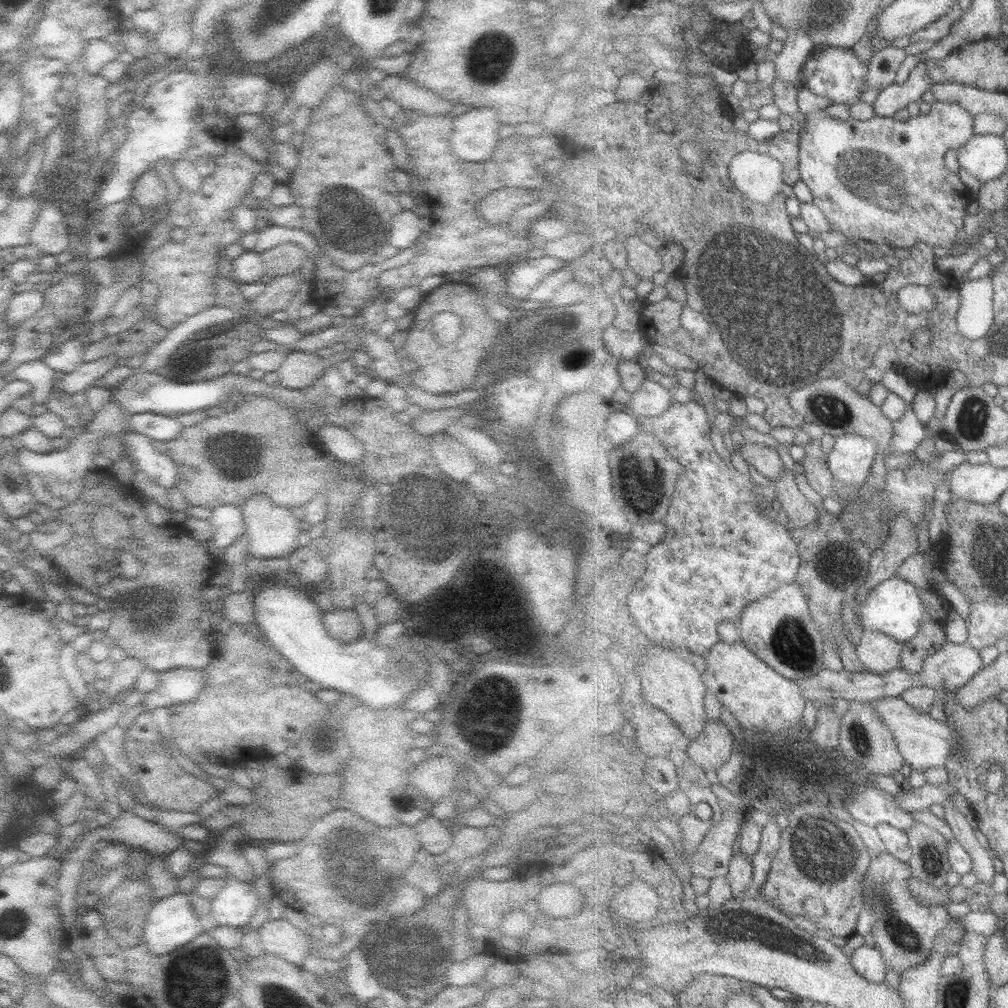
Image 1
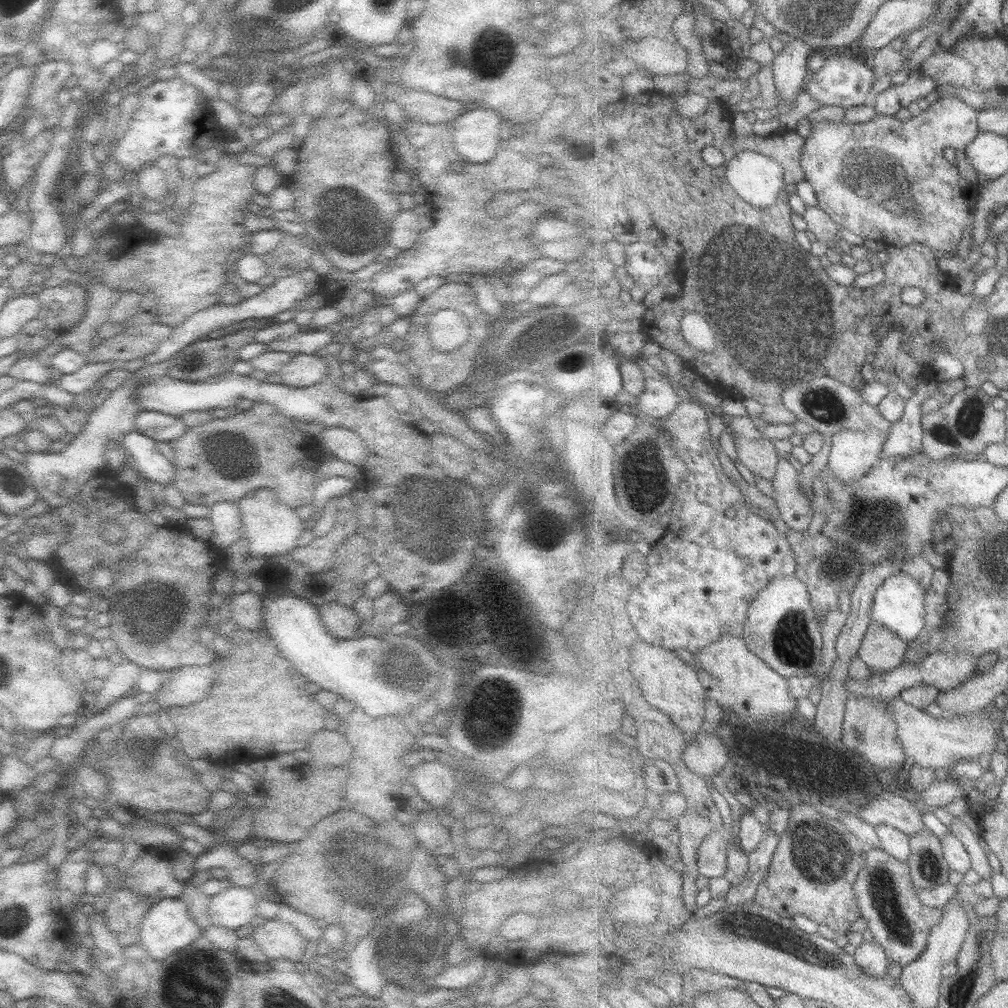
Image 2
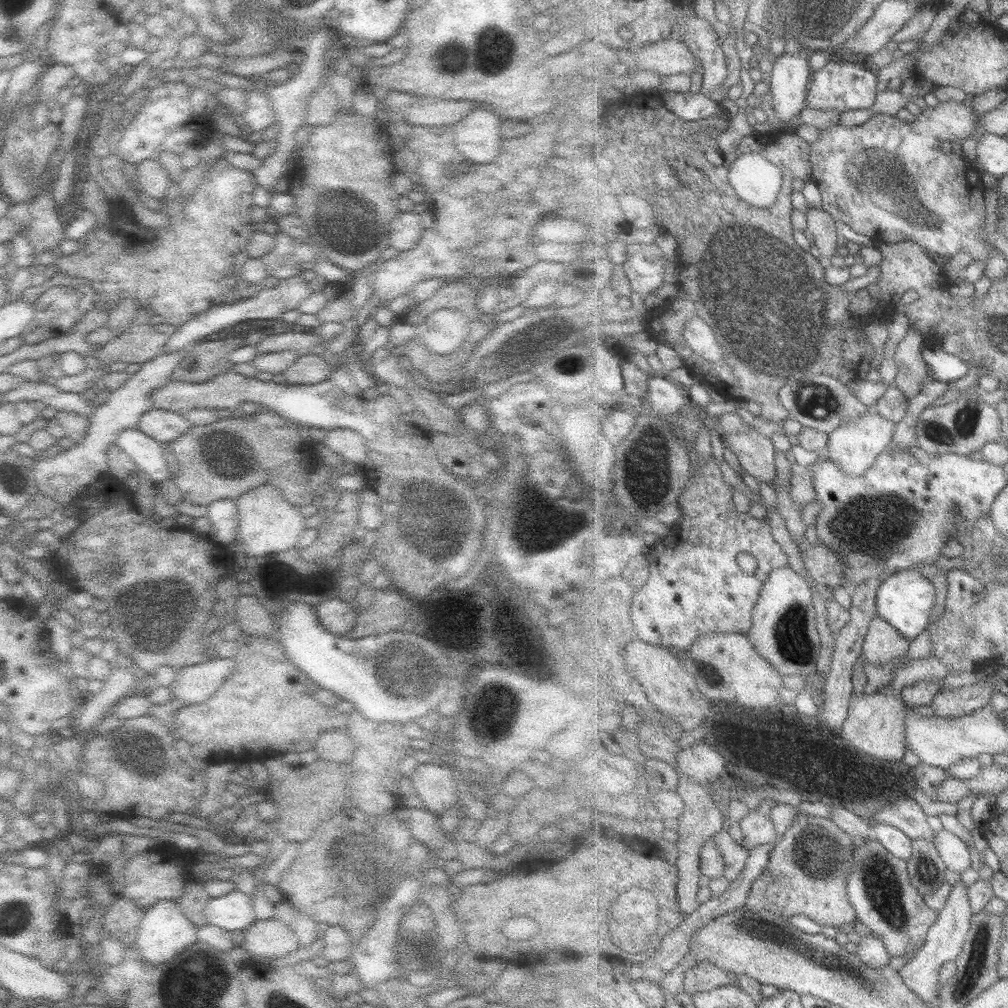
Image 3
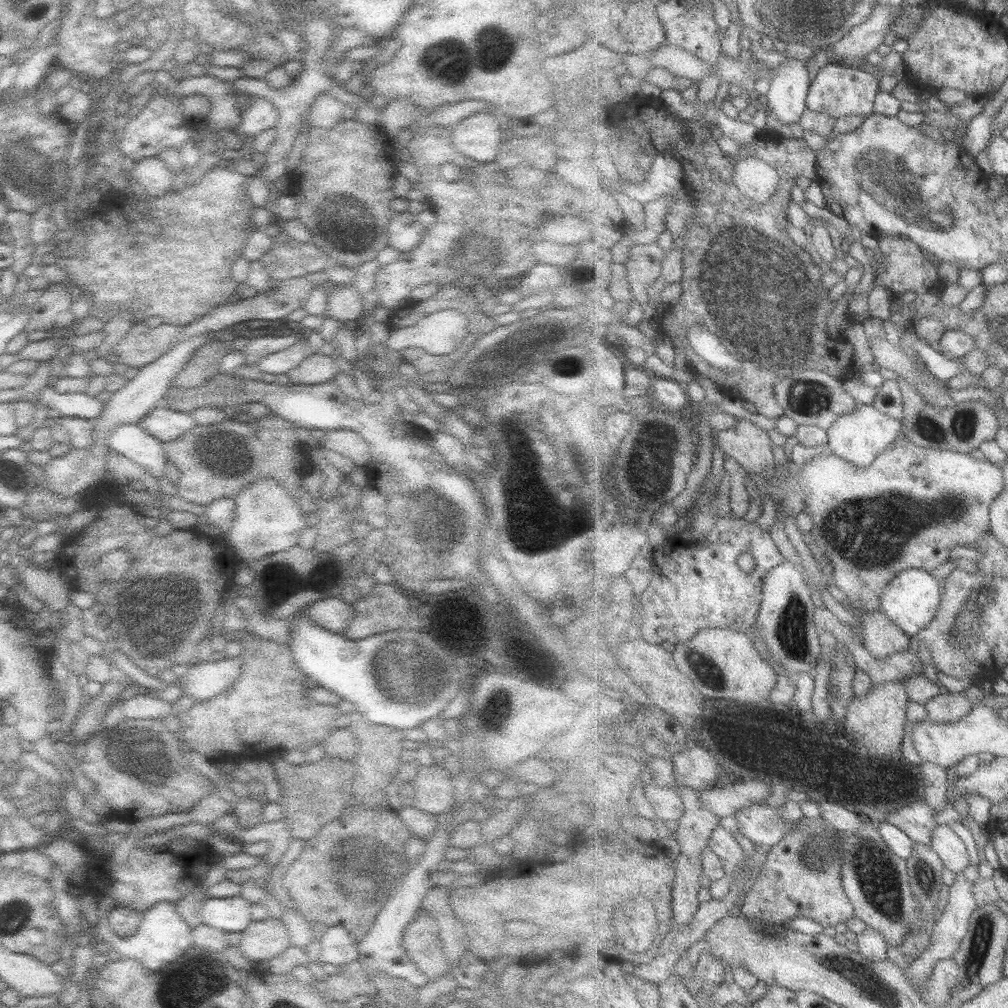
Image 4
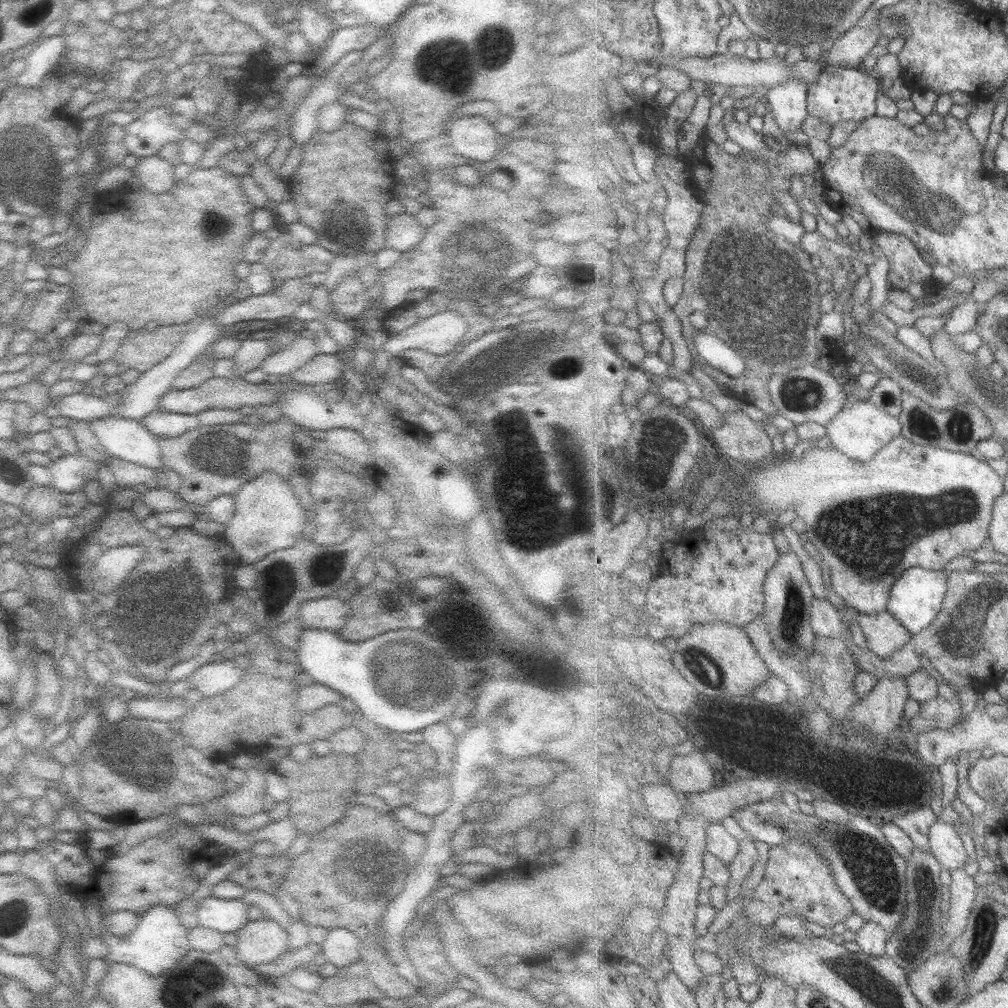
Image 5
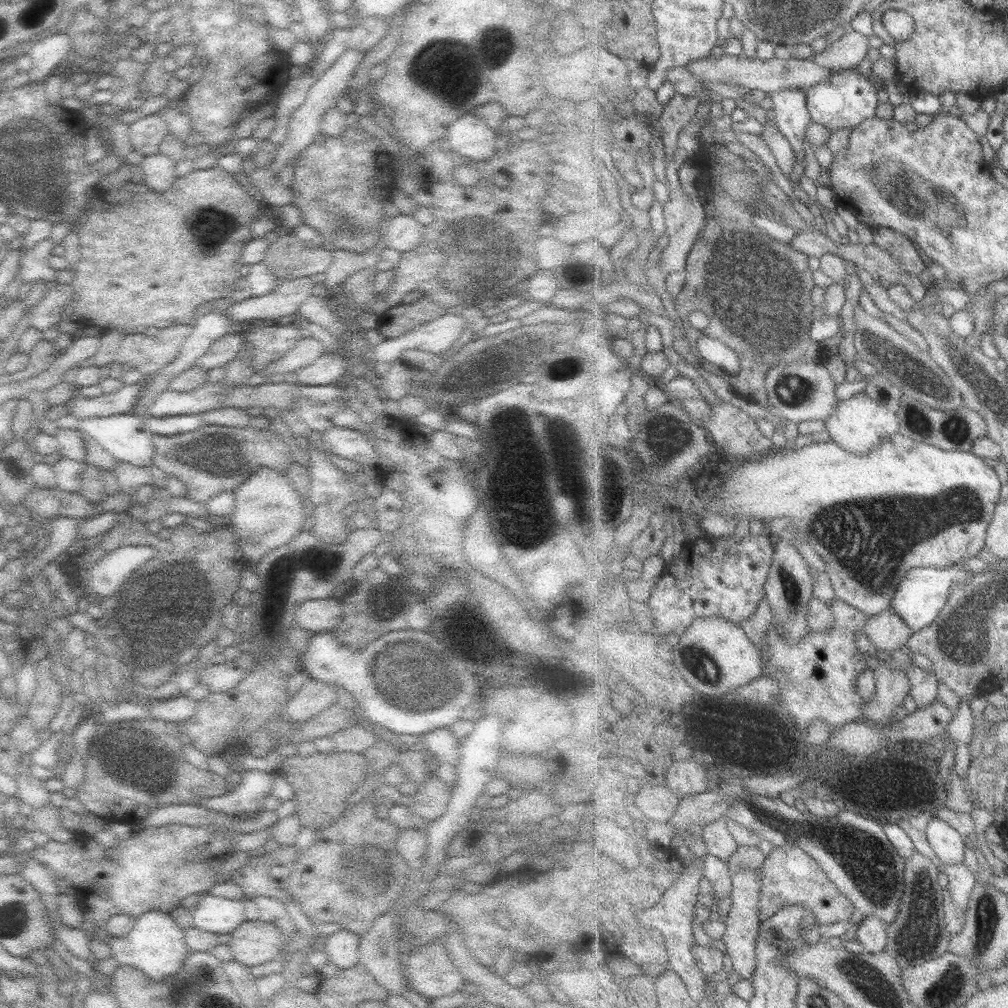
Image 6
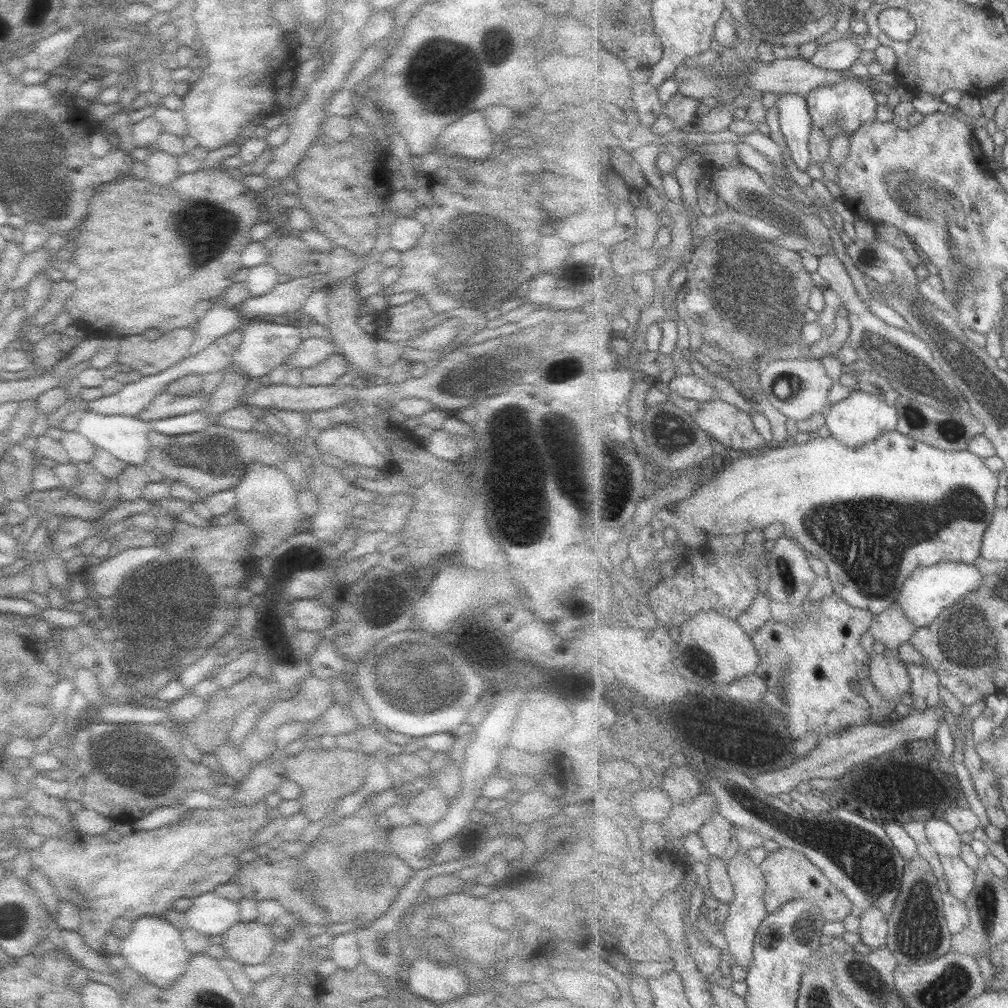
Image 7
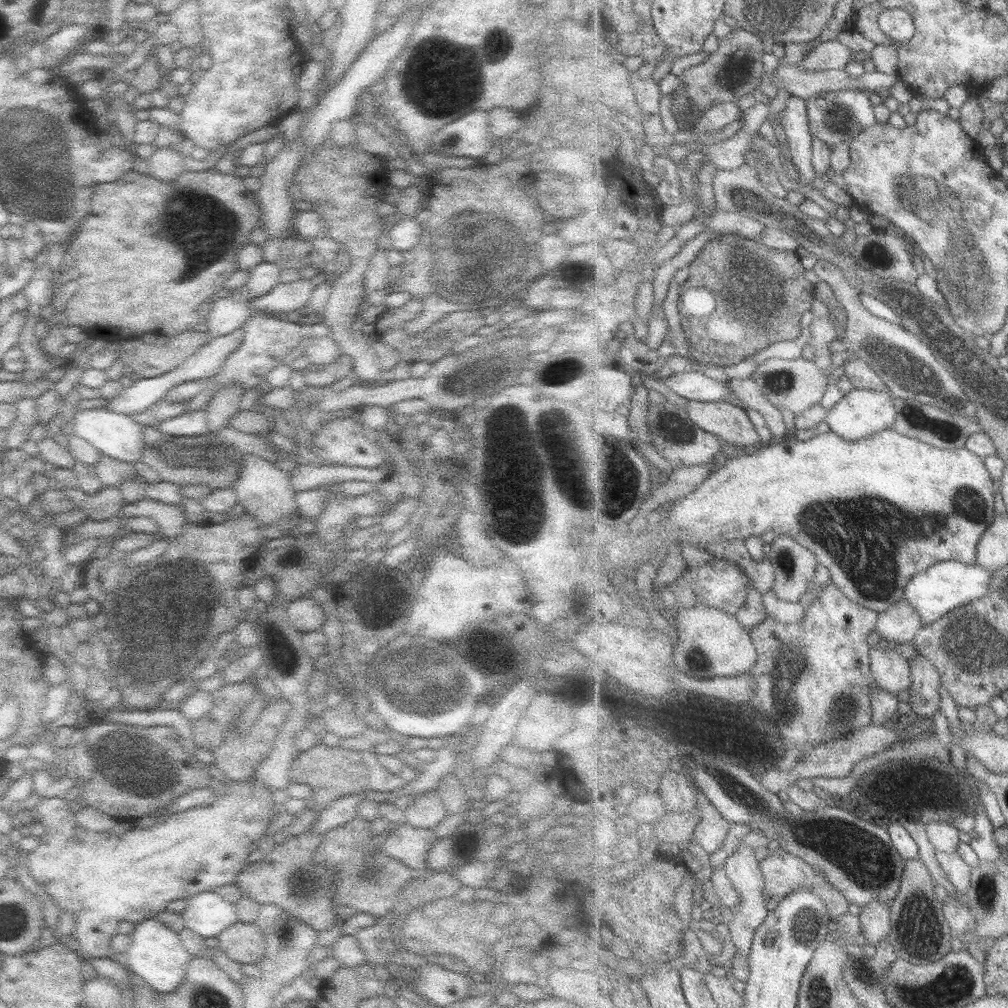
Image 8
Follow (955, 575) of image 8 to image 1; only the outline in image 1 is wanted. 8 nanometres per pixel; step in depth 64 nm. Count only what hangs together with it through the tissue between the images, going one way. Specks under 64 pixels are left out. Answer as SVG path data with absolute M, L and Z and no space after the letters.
M896 576L884 580L870 592L862 604L860 617L864 630L885 632L897 642L909 642L919 631L926 615L926 606L921 595L922 590L913 586L909 581Z

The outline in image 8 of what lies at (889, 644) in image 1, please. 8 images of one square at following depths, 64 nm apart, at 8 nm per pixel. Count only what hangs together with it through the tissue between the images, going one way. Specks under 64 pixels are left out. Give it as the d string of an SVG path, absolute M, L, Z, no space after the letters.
M903 598L885 612L879 613L876 632L887 643L909 644L923 625L918 612Z

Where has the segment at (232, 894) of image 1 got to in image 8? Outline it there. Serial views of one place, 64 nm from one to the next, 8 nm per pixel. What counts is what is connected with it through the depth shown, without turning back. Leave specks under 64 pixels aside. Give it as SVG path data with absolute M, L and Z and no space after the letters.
M201 892L187 900L183 910L185 928L201 934L203 939L217 937L237 921L236 906L217 896L215 892Z

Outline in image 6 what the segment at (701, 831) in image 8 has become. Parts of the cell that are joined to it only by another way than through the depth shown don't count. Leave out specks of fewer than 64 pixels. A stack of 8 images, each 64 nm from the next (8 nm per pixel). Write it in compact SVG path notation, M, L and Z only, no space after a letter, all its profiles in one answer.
M727 816L703 826L703 841L709 854L728 861L740 845L729 832Z

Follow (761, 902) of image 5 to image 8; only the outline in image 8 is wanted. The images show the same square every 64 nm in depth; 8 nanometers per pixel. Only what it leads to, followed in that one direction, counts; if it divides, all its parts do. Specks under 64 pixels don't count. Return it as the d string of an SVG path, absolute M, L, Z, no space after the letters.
M777 850L773 854L769 855L765 860L760 862L760 870L763 874L765 882L765 902L769 911L775 911L783 899L787 899L787 896L797 893L797 891L811 891L815 895L819 896L825 907L827 907L827 913L833 922L845 915L849 915L849 906L851 902L843 896L843 893L836 890L827 880L824 874L821 874L812 864L809 864L806 860L803 860L796 854L791 854L785 850Z

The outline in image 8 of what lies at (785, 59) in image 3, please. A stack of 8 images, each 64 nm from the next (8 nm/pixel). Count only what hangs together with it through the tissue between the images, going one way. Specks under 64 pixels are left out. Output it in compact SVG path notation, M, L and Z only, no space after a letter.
M790 95L782 108L780 126L786 135L792 162L799 173L797 183L799 186L814 188L813 136L810 131L808 102L802 98Z

